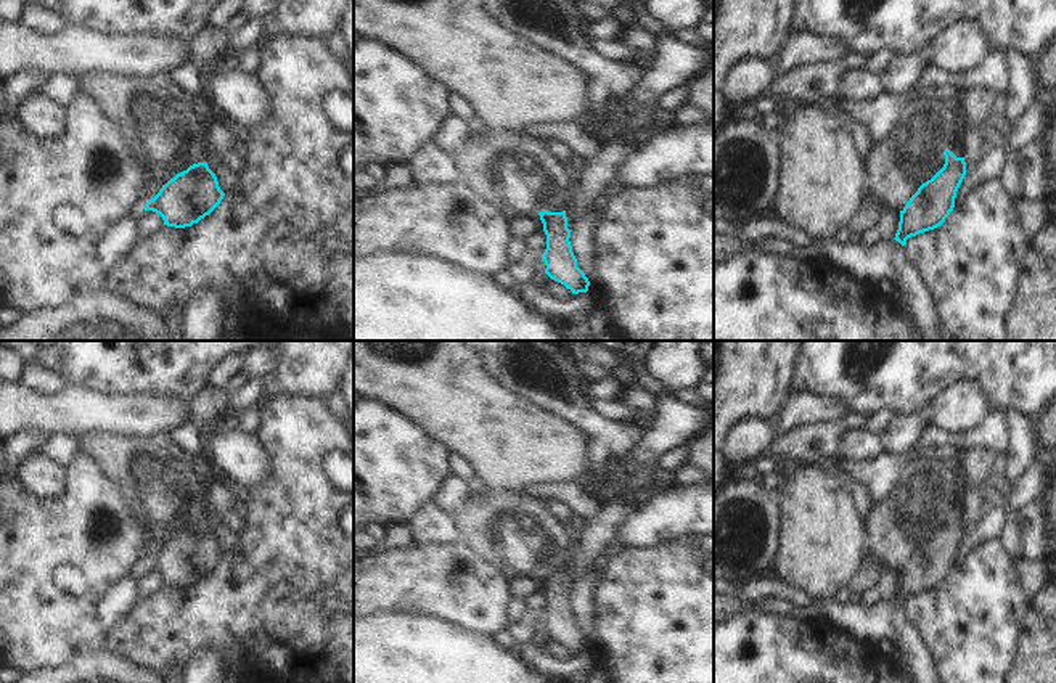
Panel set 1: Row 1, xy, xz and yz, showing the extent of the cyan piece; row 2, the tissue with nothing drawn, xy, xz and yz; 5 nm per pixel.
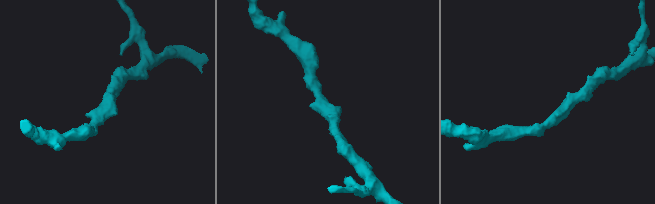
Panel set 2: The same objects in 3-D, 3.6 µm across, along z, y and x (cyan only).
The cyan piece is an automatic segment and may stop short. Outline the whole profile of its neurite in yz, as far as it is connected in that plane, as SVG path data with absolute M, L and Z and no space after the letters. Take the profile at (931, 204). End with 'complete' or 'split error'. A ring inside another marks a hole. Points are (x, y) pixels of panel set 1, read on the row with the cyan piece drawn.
M948 148L943 156L943 167L923 183L900 211L894 239L902 246L907 244L908 238L940 227L955 207L956 191L966 175L966 162Z; complete

